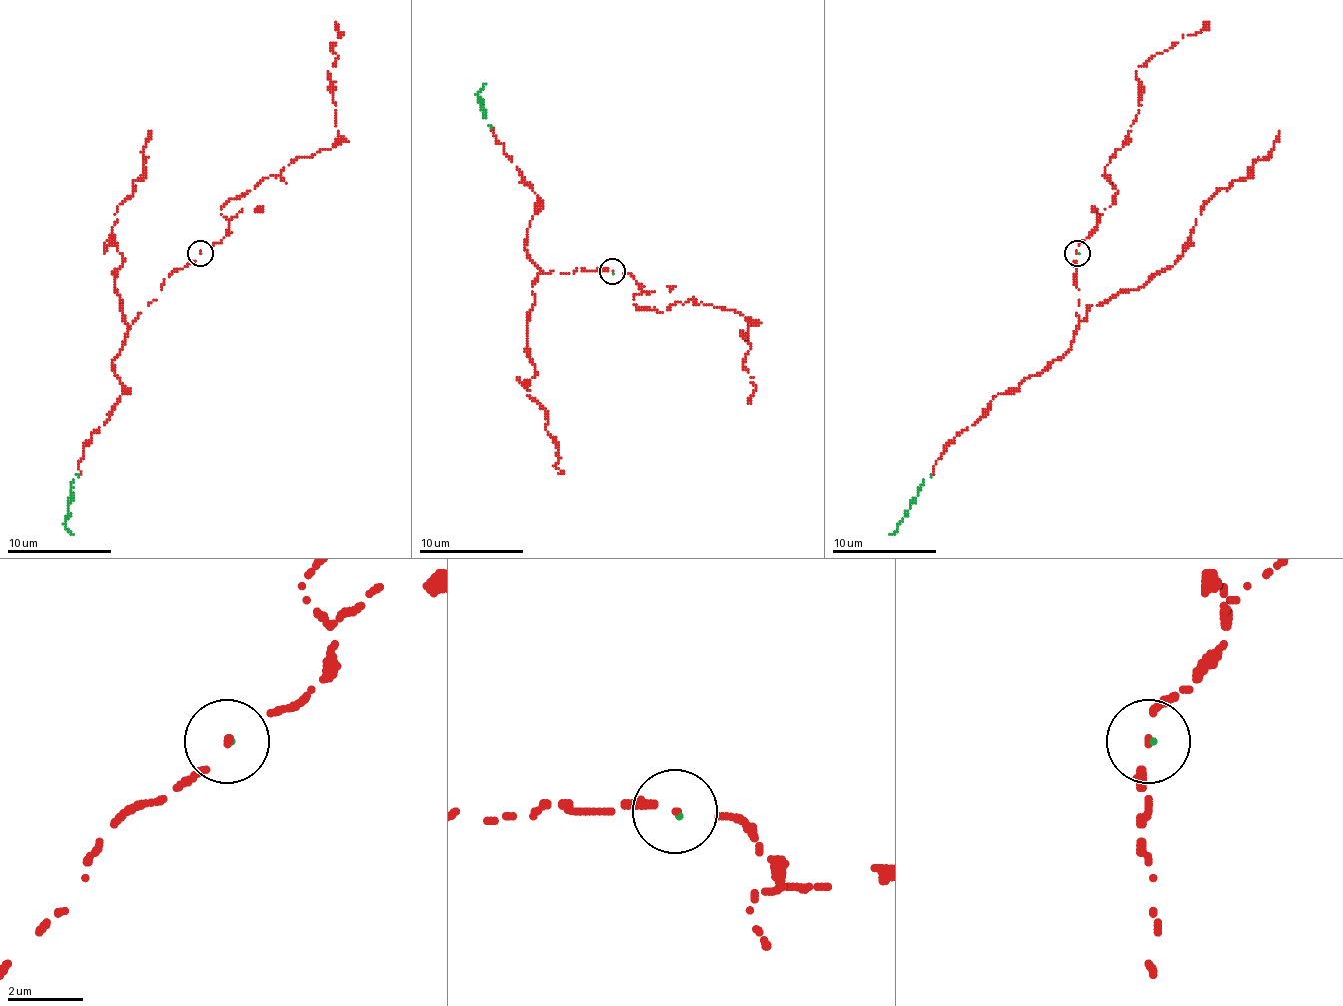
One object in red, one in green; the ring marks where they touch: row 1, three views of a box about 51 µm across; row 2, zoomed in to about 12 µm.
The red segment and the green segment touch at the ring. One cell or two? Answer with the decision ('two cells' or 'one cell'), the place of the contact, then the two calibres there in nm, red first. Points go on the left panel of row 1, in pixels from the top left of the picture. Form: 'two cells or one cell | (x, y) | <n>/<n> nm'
one cell | (200, 253) | 90/50 nm

